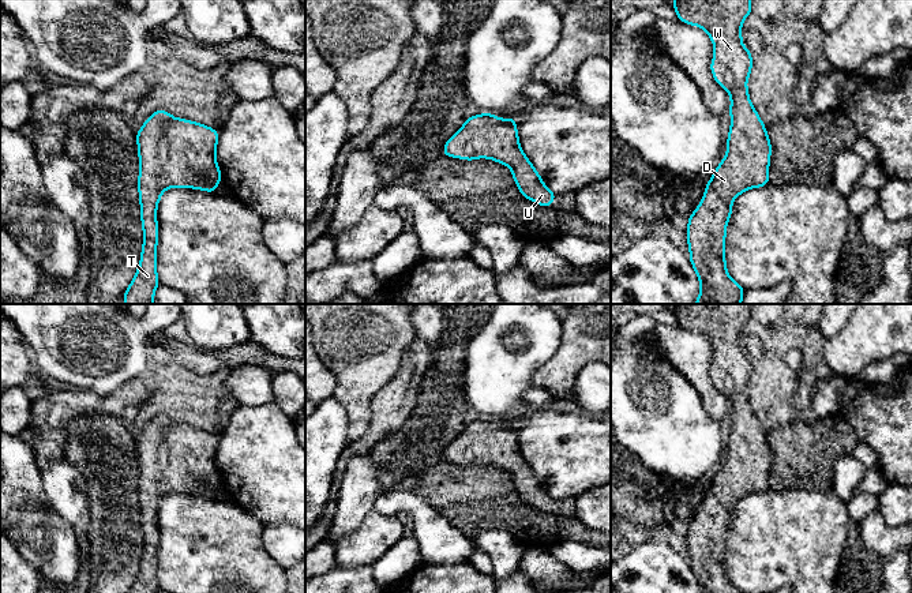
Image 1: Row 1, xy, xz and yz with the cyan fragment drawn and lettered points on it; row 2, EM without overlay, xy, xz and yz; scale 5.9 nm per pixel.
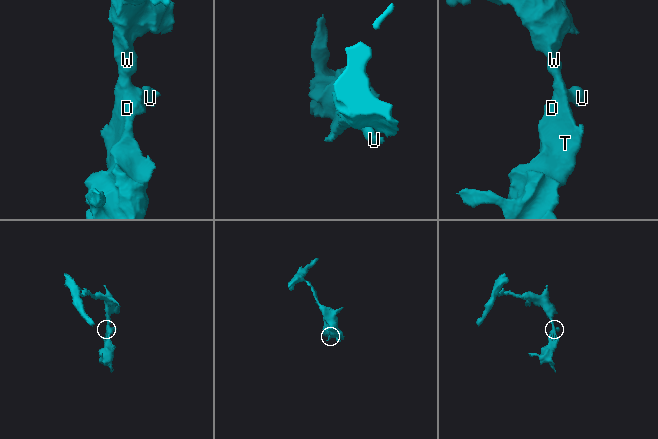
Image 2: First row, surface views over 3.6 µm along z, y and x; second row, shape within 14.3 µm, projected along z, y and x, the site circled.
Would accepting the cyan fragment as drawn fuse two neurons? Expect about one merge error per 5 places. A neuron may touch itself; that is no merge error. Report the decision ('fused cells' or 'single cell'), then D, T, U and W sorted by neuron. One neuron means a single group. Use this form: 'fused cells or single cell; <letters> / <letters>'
single cell; D T U W

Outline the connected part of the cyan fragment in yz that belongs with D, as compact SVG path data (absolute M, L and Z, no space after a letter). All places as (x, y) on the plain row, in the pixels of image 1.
M675 304L678 324L703 334L714 350L710 375L714 386L731 402L731 434L727 443L727 461L706 488L703 503L688 522L687 549L690 567L698 581L701 593L742 593L727 577L725 540L732 518L732 507L750 493L769 489L770 444L759 420L754 414L747 384L753 374L750 356L742 348L742 329L751 319L751 304Z

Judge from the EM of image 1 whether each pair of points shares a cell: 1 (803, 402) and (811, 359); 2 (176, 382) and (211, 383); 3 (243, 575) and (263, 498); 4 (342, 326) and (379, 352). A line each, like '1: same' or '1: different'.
1: same
2: same
3: different
4: same

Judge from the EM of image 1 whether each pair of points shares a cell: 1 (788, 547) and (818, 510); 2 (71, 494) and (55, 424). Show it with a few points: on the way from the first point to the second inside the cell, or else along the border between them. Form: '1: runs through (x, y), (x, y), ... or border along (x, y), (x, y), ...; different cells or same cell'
1: runs through (798, 537), (815, 520); same cell
2: border along (64, 458), (52, 461), (42, 470); different cells

